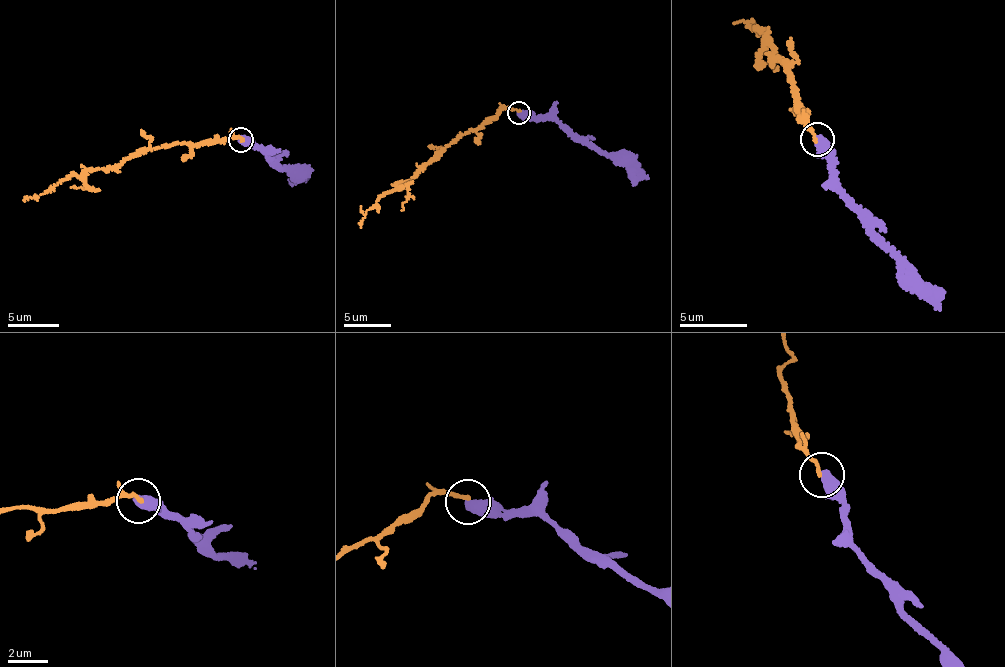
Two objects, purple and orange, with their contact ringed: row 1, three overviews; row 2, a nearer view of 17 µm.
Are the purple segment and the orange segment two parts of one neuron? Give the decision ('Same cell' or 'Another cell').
Another cell

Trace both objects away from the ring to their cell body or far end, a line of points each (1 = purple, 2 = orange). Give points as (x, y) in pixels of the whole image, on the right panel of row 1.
1: (817, 139), (839, 192), (873, 240), (940, 309)
2: (814, 140), (799, 116), (785, 67), (754, 27), (748, 26), (755, 24)

